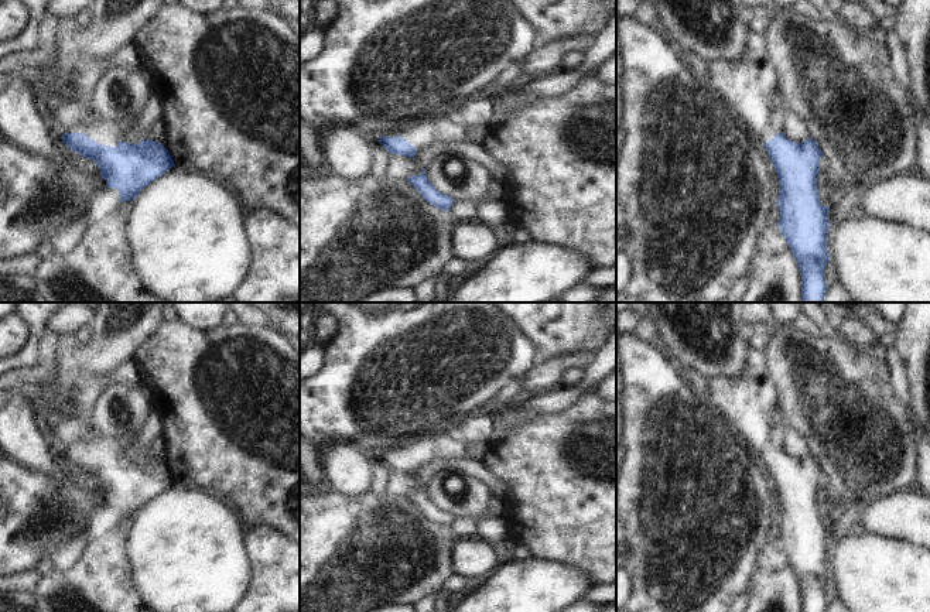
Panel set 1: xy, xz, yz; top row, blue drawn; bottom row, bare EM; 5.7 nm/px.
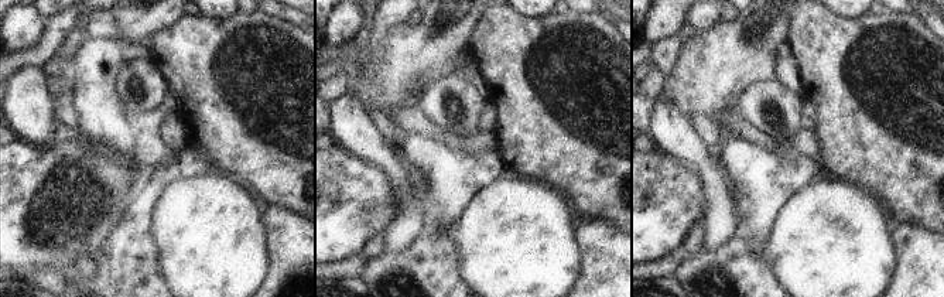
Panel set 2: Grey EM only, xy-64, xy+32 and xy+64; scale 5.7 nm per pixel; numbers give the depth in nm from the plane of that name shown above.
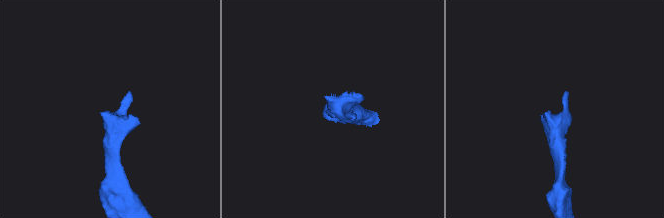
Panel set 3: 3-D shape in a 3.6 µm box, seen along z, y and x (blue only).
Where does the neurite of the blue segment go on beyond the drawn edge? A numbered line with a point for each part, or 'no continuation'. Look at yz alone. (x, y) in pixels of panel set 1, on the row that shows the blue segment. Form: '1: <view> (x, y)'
1: yz (746, 86)

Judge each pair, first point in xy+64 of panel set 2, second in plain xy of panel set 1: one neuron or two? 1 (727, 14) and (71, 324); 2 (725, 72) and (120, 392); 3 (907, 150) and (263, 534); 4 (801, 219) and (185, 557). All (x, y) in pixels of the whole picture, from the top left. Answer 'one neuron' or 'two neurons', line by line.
1: two neurons
2: two neurons
3: two neurons
4: one neuron

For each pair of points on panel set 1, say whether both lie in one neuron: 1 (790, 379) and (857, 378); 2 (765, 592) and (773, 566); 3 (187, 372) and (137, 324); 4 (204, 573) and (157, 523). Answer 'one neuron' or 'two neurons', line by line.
1: one neuron
2: one neuron
3: two neurons
4: one neuron

